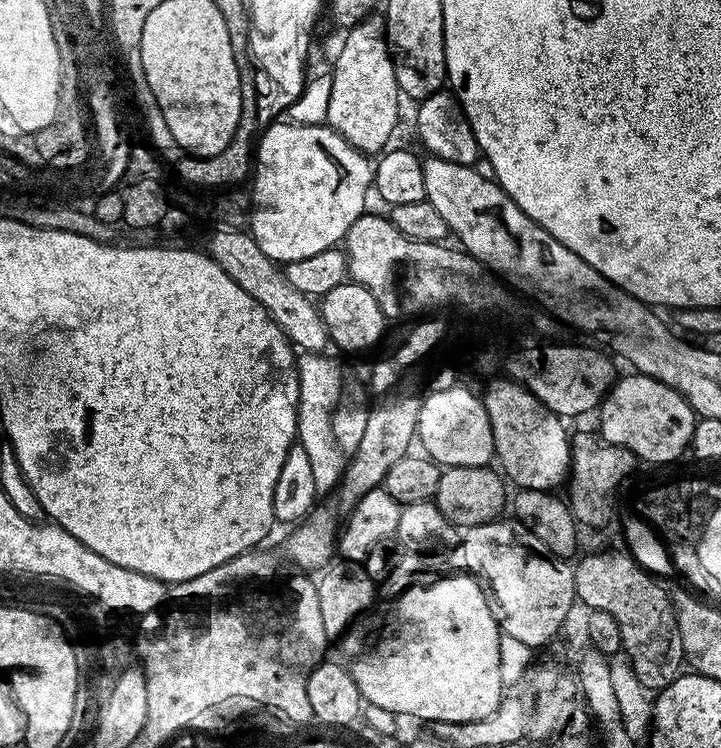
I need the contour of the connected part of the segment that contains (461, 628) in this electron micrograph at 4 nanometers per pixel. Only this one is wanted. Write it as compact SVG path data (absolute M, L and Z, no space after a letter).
M467 571L452 572L449 576L436 576L433 580L428 580L425 584L413 582L397 600L391 601L392 613L388 616L388 621L384 624L384 629L380 632L380 637L372 644L369 652L364 652L353 664L350 664L350 671L354 682L358 686L361 697L367 703L374 706L382 706L382 710L395 712L397 717L413 716L416 720L432 720L436 724L442 722L478 722L482 718L490 718L498 710L498 706L504 701L506 695L506 685L502 678L502 658L500 657L500 637L502 635L498 622L494 614L490 614L490 606L486 602L486 594L482 586L469 576Z

